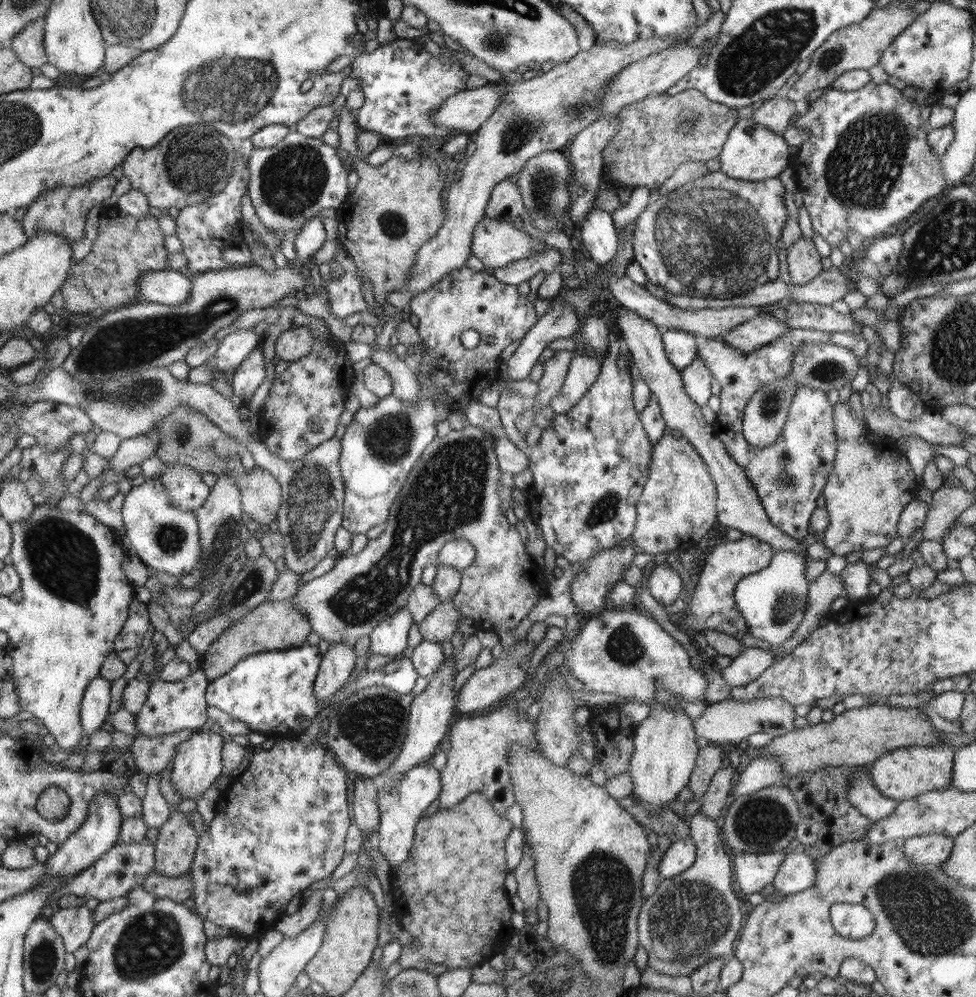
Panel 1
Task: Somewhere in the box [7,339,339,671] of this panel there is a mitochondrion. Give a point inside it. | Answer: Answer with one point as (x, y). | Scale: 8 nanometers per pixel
(64, 560)

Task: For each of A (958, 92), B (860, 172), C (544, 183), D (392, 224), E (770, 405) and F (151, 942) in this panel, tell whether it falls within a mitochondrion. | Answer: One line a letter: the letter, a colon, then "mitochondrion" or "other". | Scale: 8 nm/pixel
A: other
B: mitochondrion
C: mitochondrion
D: mitochondrion
E: mitochondrion
F: mitochondrion

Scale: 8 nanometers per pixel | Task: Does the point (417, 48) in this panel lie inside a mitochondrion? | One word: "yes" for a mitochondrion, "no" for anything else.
no

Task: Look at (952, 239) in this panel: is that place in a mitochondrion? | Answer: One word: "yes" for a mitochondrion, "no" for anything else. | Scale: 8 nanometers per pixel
yes

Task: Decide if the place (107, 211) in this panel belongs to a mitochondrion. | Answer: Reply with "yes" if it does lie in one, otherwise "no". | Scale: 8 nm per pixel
no

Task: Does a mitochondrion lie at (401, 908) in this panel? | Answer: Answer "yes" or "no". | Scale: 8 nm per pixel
no

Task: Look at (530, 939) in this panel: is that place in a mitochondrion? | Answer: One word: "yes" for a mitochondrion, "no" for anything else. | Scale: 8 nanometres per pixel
no

